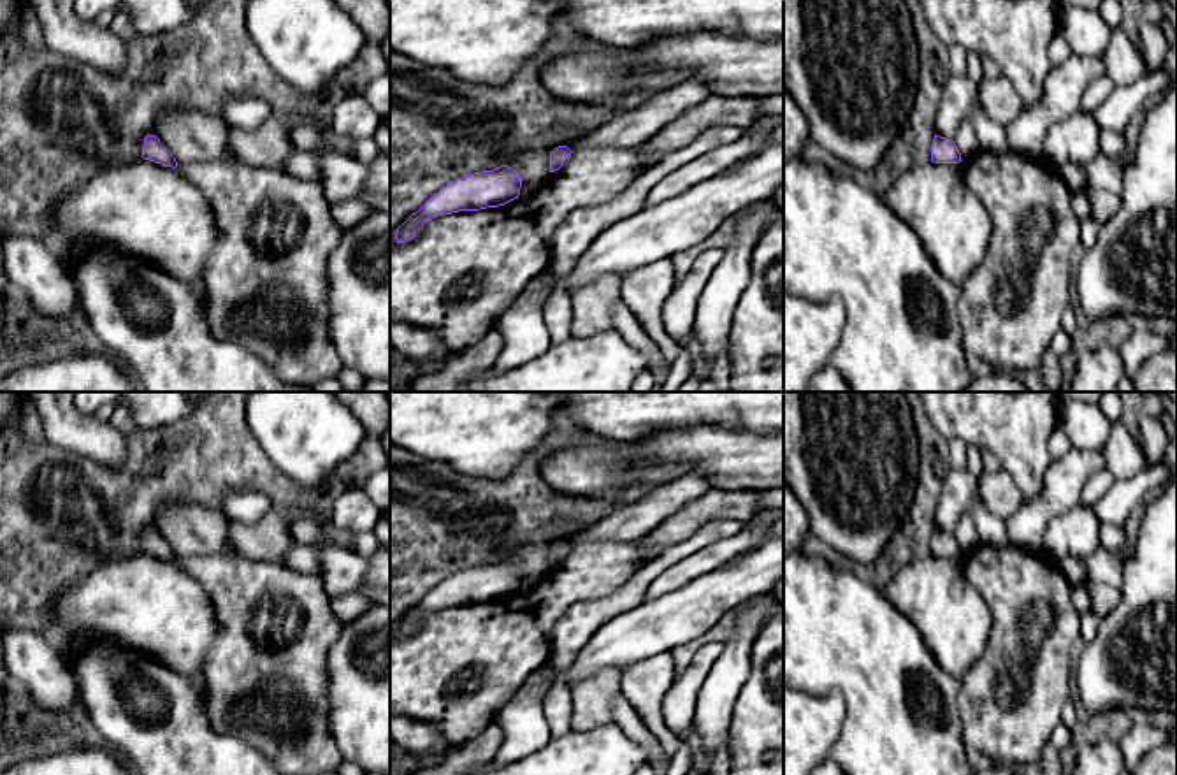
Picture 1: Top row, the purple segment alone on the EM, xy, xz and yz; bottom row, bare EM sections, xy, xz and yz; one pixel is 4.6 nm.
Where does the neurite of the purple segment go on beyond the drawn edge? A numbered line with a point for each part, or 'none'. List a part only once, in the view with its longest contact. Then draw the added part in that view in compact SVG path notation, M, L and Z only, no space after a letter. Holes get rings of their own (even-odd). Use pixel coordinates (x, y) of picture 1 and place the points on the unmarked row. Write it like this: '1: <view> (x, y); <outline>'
1: xy (192, 531); M165 504L155 517L160 536L177 559L237 554L228 541L228 518L200 504Z

